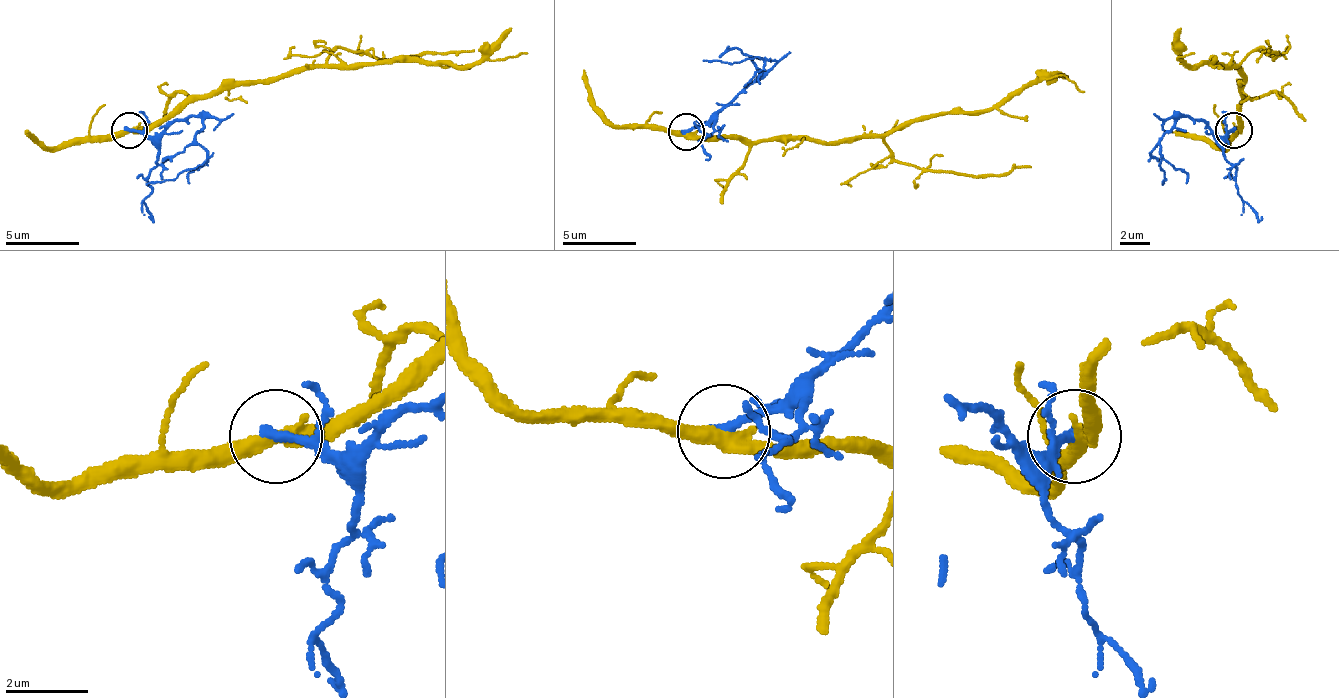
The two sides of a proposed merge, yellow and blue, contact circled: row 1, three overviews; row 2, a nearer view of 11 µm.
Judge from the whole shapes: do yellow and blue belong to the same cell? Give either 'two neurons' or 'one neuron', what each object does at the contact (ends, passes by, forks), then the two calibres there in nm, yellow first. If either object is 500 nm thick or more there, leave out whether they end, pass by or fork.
two neurons | yellow passes by | blue ends | 360/240 nm

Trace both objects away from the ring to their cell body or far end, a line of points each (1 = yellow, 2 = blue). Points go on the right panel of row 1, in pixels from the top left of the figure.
1: (1235, 131), (1238, 127), (1242, 76), (1235, 69), (1216, 61), (1176, 61), (1194, 54)
2: (1235, 131), (1216, 135), (1202, 120), (1180, 120), (1161, 138), (1161, 186)

